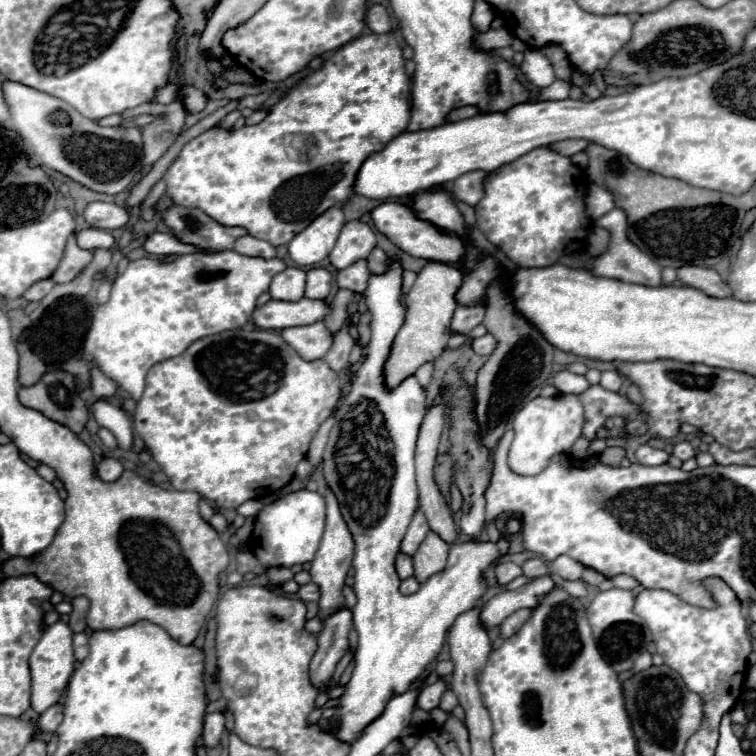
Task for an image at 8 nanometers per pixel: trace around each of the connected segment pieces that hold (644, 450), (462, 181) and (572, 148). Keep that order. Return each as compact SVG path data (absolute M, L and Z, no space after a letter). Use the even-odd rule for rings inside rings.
M640 445L636 449L636 459L642 465L662 465L662 463L668 461L668 453L660 451L660 449L654 449L650 445Z
M472 171L472 173L464 173L462 177L458 177L454 183L452 183L452 195L462 201L462 203L468 203L468 205L476 205L482 195L484 195L484 187L482 187L482 181L488 173L486 171Z
M566 139L566 141L554 143L552 147L554 147L558 153L572 157L572 155L576 155L576 153L584 151L588 145L590 145L590 141L586 141L586 139Z

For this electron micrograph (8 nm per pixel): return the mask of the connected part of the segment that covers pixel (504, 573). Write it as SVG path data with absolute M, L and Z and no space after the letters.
M504 561L504 563L498 563L498 565L496 565L496 581L498 581L500 587L508 585L508 583L510 583L512 579L516 579L518 575L522 575L522 569L520 569L518 565L514 565L514 563Z

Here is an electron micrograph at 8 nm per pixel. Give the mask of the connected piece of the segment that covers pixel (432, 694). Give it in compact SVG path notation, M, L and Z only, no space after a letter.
M438 679L434 685L428 685L418 697L418 707L422 707L424 711L430 711L430 709L438 707L440 697L442 697L444 691L446 691L446 685L444 685L442 679Z

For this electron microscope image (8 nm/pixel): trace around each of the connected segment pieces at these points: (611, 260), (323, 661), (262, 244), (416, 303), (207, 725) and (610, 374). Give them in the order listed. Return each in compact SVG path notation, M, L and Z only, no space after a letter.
M612 209L610 213L602 215L600 219L596 219L596 225L604 227L610 231L610 247L604 255L596 257L594 261L594 275L600 277L612 277L612 279L620 279L620 281L628 281L628 283L638 283L638 285L648 285L648 287L660 287L662 285L662 267L658 263L652 263L652 259L648 259L648 255L644 255L642 251L636 251L636 247L632 247L632 243L628 243L628 239L624 239L624 211L620 209Z
M340 609L324 621L320 633L316 633L318 649L310 663L310 681L318 691L328 691L338 661L348 651L348 633L352 629L350 609Z
M244 235L244 237L236 239L234 249L236 249L240 255L248 255L248 257L262 257L262 259L272 259L272 257L276 257L276 249L274 249L268 241L256 239L256 237L252 237L252 235Z
M430 261L420 271L410 293L404 297L406 319L398 335L394 337L390 357L384 363L384 385L388 391L396 389L406 377L414 375L420 365L436 361L446 349L450 339L450 319L456 309L454 293L460 287L460 283L462 283L462 273L458 267L452 265Z
M208 713L204 717L204 733L202 733L202 739L204 739L204 745L206 747L216 747L220 743L224 725L226 725L224 713Z
M604 371L602 373L602 379L600 379L600 385L608 391L620 391L624 383L624 377L618 373L618 371Z

